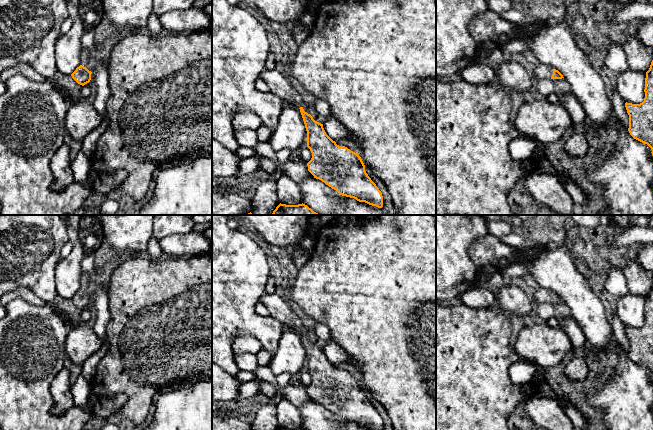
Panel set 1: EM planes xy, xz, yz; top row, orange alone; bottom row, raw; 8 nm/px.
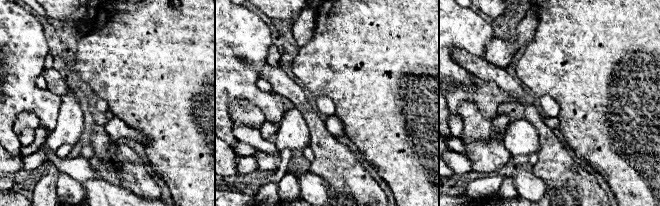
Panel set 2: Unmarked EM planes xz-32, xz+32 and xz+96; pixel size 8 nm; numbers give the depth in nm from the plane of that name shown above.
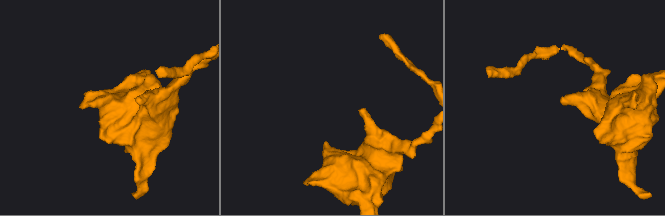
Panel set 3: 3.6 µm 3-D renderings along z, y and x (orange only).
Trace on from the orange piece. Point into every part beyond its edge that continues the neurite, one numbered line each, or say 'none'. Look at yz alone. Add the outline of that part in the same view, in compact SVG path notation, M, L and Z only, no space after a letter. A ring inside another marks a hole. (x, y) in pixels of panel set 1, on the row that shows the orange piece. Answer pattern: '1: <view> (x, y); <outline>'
1: yz (541, 71); M540 64L534 70L534 81L539 81L541 79L551 79L553 74L553 68L551 66Z

